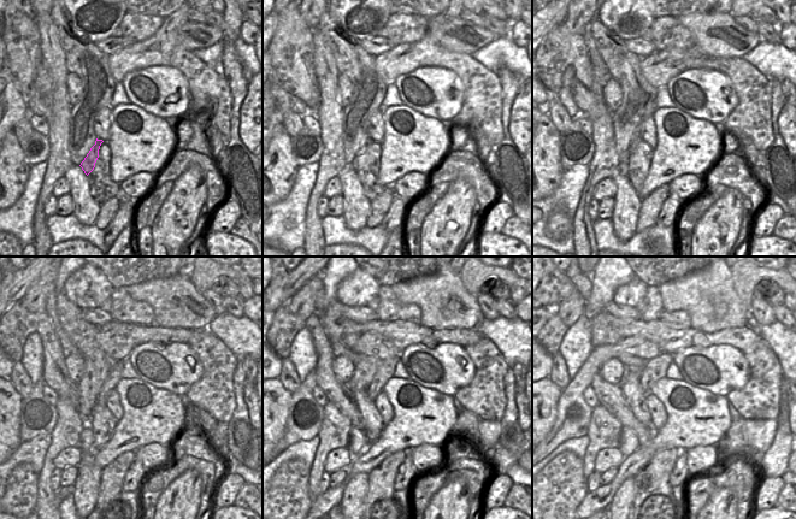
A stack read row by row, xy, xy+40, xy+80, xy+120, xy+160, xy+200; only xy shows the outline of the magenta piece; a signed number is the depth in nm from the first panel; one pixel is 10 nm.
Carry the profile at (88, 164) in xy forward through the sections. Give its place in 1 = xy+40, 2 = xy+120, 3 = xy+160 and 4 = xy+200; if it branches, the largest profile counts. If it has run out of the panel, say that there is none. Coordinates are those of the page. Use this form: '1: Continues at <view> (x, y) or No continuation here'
1: Continues at xy+40 (364, 147)
2: Continues at xy+120 (115, 376)
3: Continues at xy+160 (385, 371)
4: Continues at xy+200 (655, 369)

